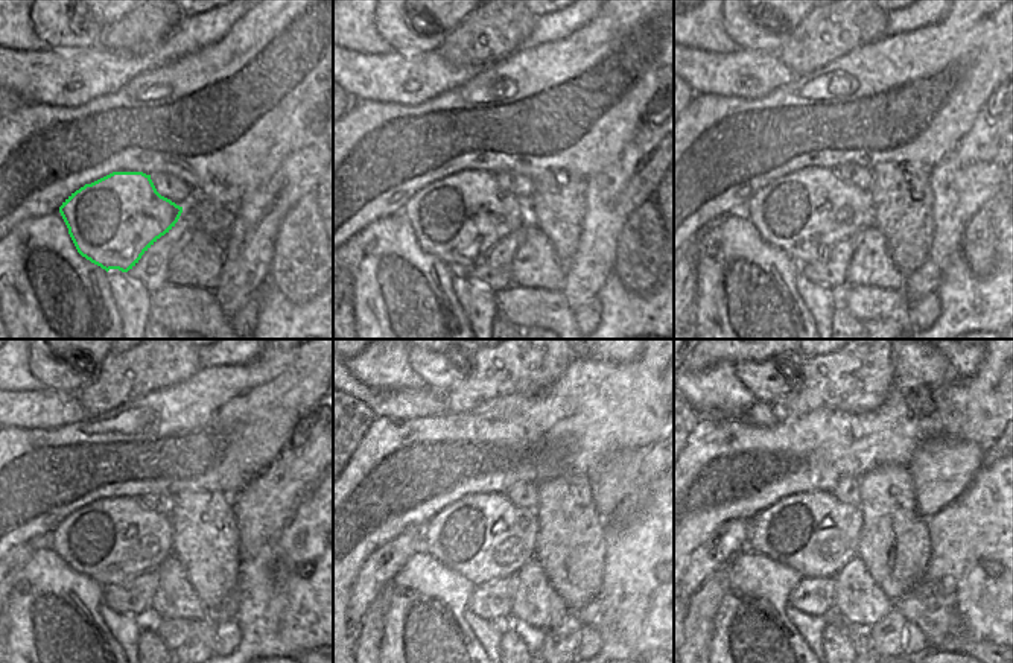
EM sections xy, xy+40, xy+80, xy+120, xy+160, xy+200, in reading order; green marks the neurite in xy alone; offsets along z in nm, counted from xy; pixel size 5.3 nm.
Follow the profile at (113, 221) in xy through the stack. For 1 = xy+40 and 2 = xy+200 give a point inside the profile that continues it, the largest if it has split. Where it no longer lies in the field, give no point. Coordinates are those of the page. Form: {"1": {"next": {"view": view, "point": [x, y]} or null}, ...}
{"1": {"next": {"view": "xy+40", "point": [458, 218]}}, "2": {"next": {"view": "xy+200", "point": [829, 522]}}}

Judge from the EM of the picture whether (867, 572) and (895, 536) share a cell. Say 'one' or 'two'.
two

